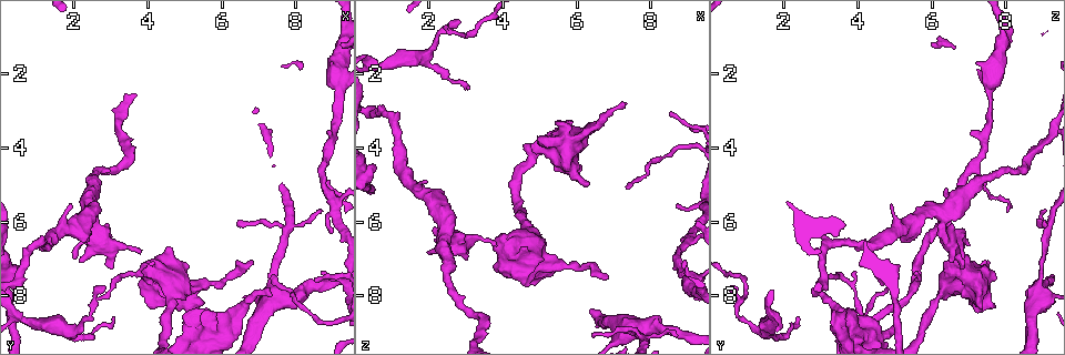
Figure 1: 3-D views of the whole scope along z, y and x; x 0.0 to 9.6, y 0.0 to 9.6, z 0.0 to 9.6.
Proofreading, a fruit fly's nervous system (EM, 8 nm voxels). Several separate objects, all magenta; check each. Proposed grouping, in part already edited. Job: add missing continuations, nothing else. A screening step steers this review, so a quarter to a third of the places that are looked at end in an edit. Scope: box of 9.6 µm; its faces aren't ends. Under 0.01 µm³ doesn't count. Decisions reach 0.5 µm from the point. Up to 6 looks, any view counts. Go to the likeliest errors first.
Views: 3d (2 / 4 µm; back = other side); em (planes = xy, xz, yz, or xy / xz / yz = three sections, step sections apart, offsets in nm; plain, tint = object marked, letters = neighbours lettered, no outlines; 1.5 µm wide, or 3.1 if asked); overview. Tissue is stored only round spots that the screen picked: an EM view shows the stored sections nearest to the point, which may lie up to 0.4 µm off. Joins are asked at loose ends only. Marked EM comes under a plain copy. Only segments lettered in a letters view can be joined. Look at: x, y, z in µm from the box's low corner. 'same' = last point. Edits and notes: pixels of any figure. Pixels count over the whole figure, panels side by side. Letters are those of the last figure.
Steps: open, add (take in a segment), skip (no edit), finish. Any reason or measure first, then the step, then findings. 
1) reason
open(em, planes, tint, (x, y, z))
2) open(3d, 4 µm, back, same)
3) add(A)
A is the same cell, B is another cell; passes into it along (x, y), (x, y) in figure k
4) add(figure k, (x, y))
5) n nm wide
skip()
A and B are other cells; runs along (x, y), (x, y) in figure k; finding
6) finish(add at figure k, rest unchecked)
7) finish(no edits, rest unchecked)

tapers out
open(3d, 2 µm, (6.80, 7.05, 7.55))

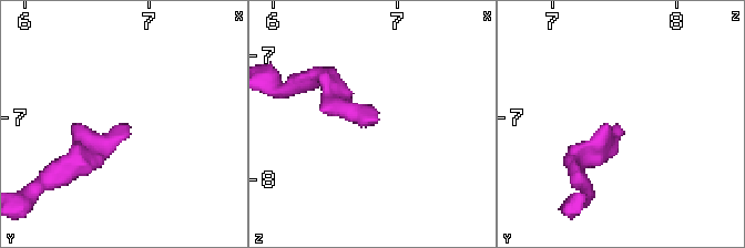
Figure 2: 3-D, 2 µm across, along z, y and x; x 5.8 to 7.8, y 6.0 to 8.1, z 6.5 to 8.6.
open(em, xz, step 8, letters, (6.82, 7.06, 7.52))

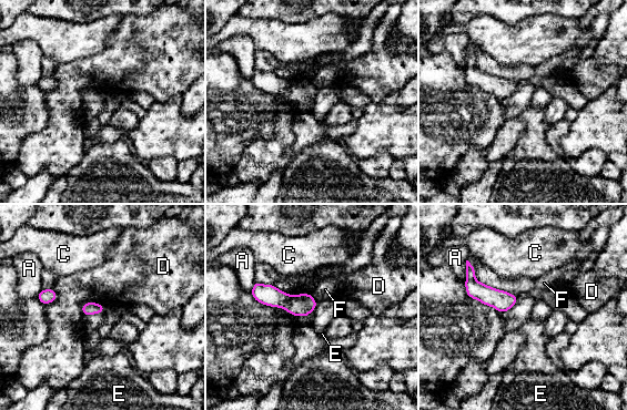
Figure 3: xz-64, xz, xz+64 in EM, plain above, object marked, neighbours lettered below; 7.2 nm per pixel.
another direction
open(em, planes, letters, same)

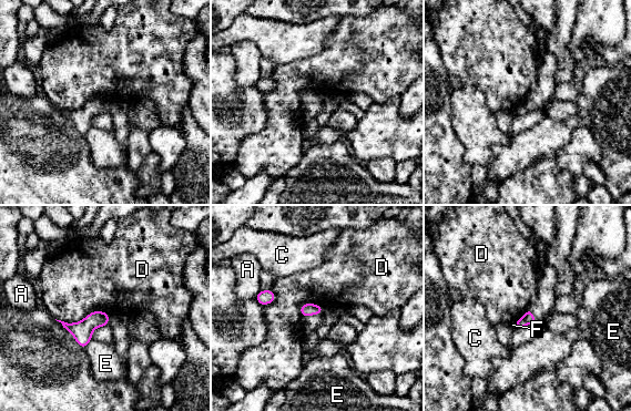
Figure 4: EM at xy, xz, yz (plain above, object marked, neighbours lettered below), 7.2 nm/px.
skip()
A, C, D, E and F are other cells; border along (109, 315), (56, 319) in figure 4; no lettered segment goes on from it

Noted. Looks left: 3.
long arm stops here
open(em, planes, tint, (7.40, 7.45, 5.05))

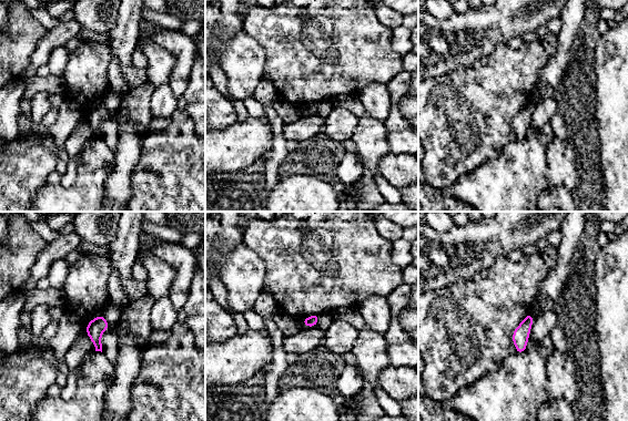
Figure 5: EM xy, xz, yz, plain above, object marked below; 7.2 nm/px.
open(em, planes, letters, same)

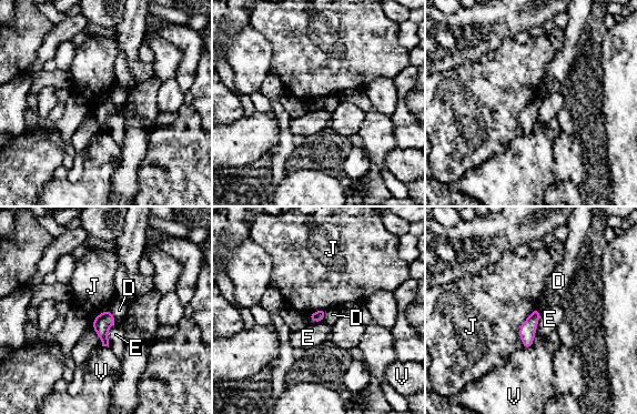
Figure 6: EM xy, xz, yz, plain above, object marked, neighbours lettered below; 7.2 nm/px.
skip()
D, E, J and V are other cells; border along (535, 308), (519, 327), (523, 347) in figure 6; none of them fits

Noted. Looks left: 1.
finish(no edits, rest unchecked)

